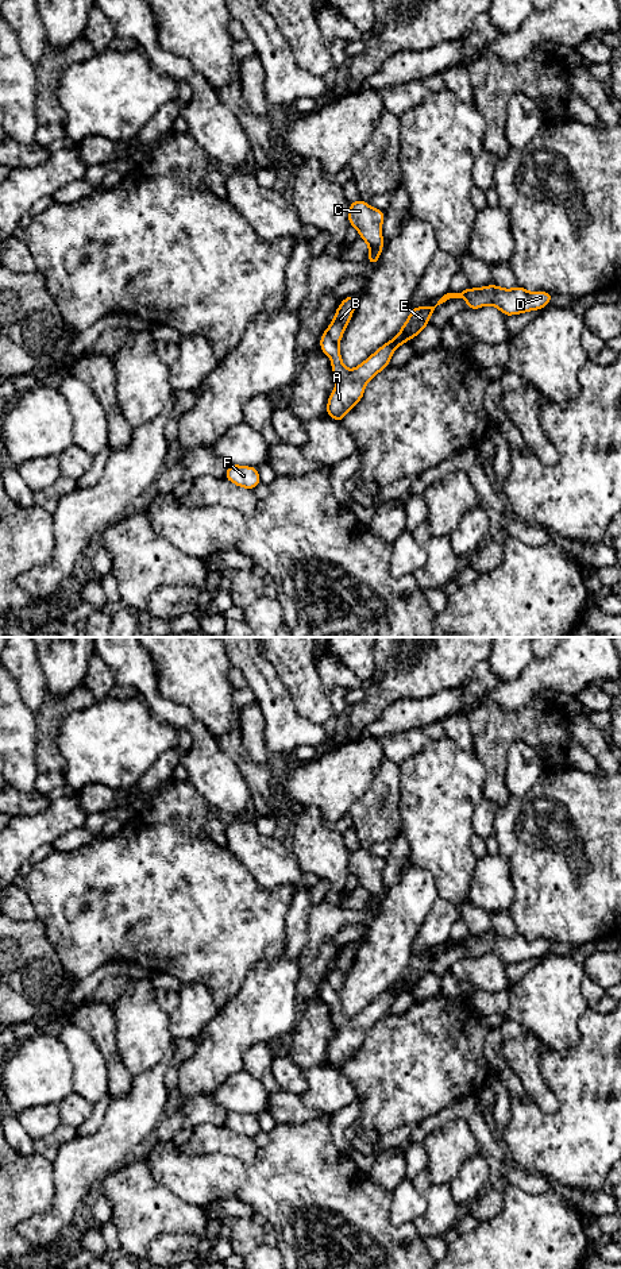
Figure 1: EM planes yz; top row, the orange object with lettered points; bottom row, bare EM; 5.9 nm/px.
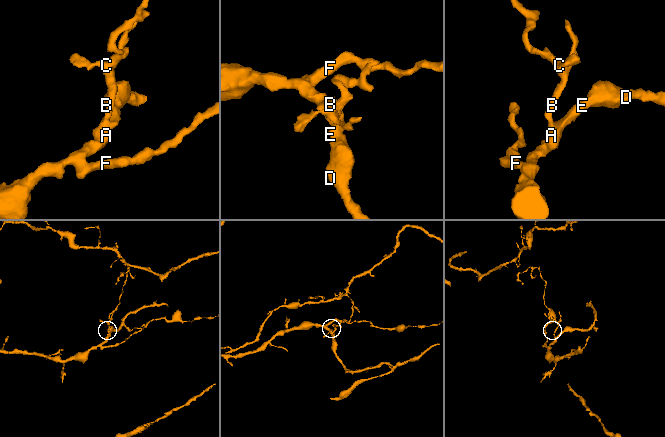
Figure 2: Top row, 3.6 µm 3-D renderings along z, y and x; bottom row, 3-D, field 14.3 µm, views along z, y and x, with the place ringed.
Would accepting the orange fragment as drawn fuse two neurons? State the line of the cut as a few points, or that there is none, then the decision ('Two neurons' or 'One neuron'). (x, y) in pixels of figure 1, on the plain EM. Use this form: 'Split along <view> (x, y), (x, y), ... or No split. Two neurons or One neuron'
No split. One neuron

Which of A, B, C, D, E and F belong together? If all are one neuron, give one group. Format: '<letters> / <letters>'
A B C D E F

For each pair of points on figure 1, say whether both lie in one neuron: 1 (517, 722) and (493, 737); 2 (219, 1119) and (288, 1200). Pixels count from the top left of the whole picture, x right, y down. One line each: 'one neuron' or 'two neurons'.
1: one neuron
2: two neurons

